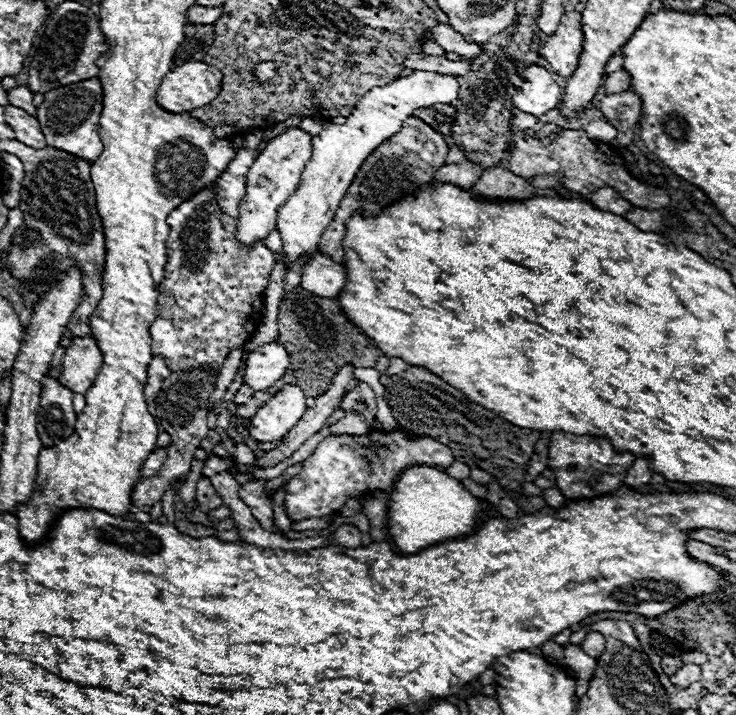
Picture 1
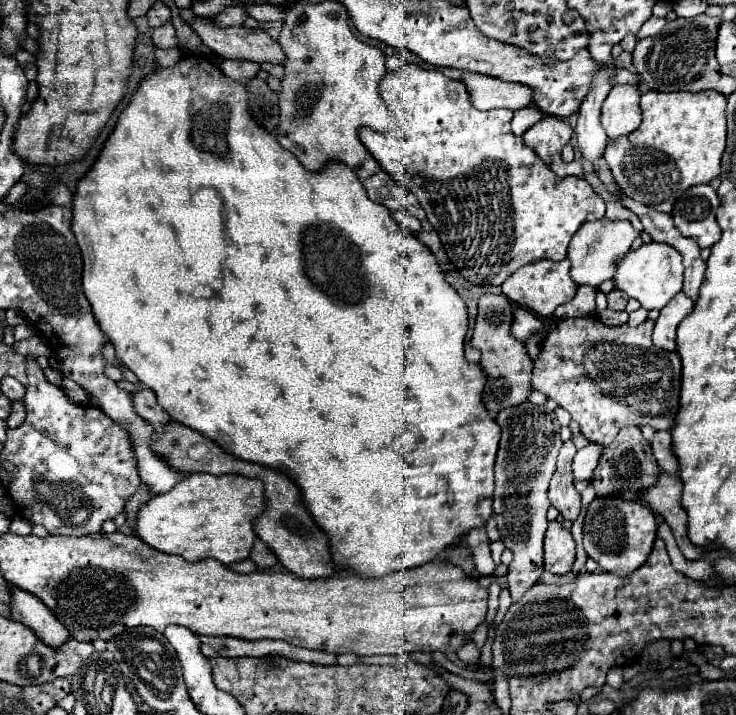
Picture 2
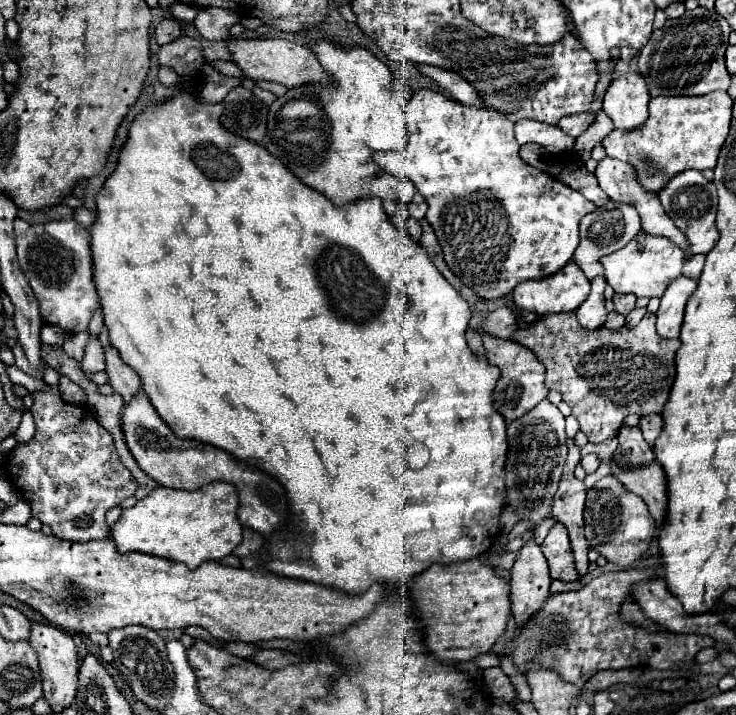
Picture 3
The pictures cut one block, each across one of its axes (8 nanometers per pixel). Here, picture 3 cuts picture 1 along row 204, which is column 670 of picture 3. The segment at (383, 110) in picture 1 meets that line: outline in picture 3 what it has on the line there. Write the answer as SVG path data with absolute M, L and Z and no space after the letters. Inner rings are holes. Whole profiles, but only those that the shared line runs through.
M678 276L660 298L660 308L656 312L656 328L662 338L678 338L680 326L684 318L684 308L688 302L688 296L696 290L696 280L688 276Z

